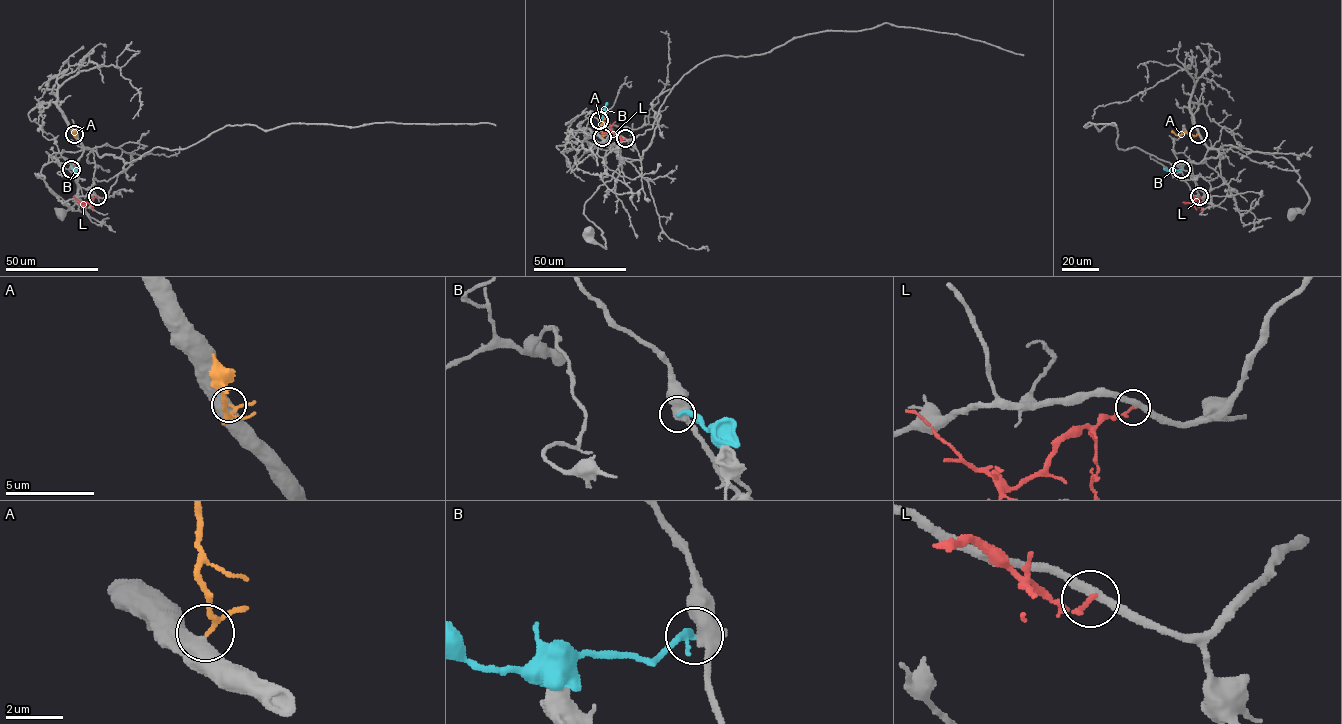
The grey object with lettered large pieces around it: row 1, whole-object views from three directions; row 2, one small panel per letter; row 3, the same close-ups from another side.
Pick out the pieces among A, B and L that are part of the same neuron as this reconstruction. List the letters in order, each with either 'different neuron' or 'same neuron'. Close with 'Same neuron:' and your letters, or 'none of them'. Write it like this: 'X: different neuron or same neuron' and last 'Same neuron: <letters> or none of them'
A: same neuron
B: different neuron
L: different neuron
Same neuron: A

